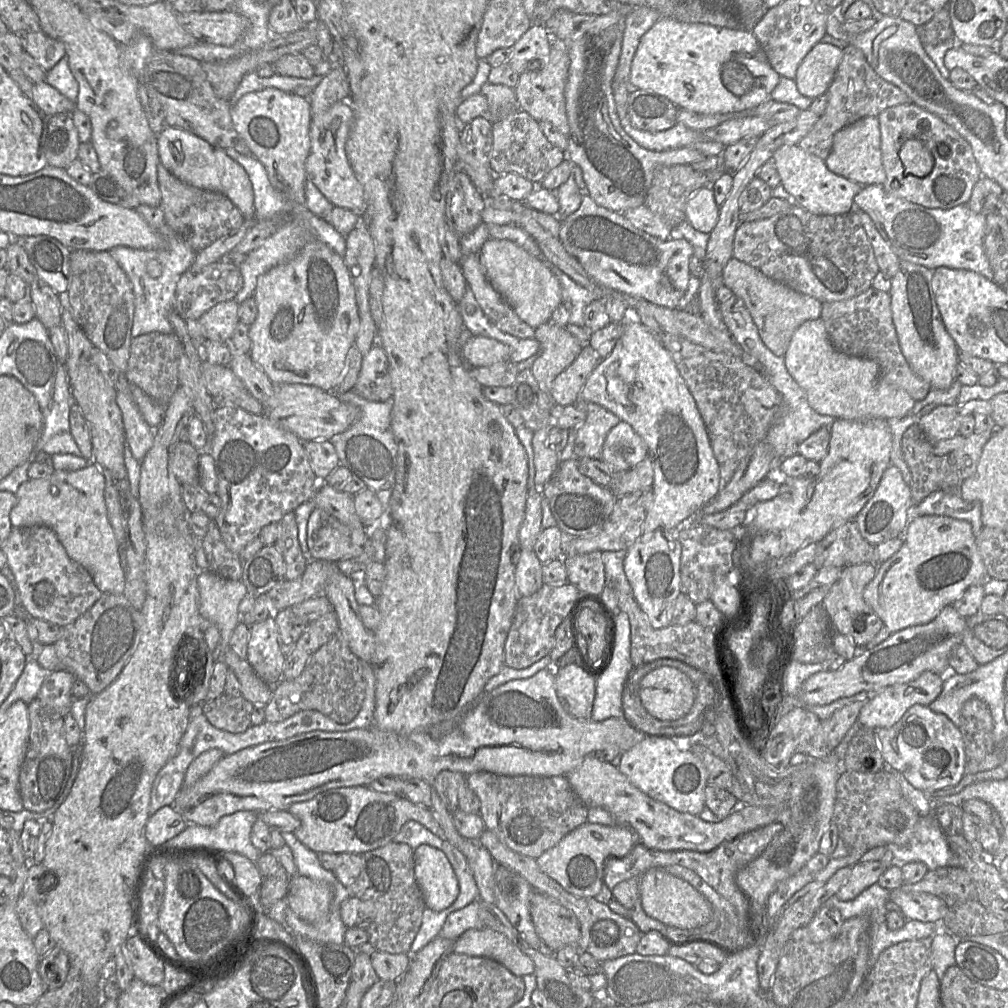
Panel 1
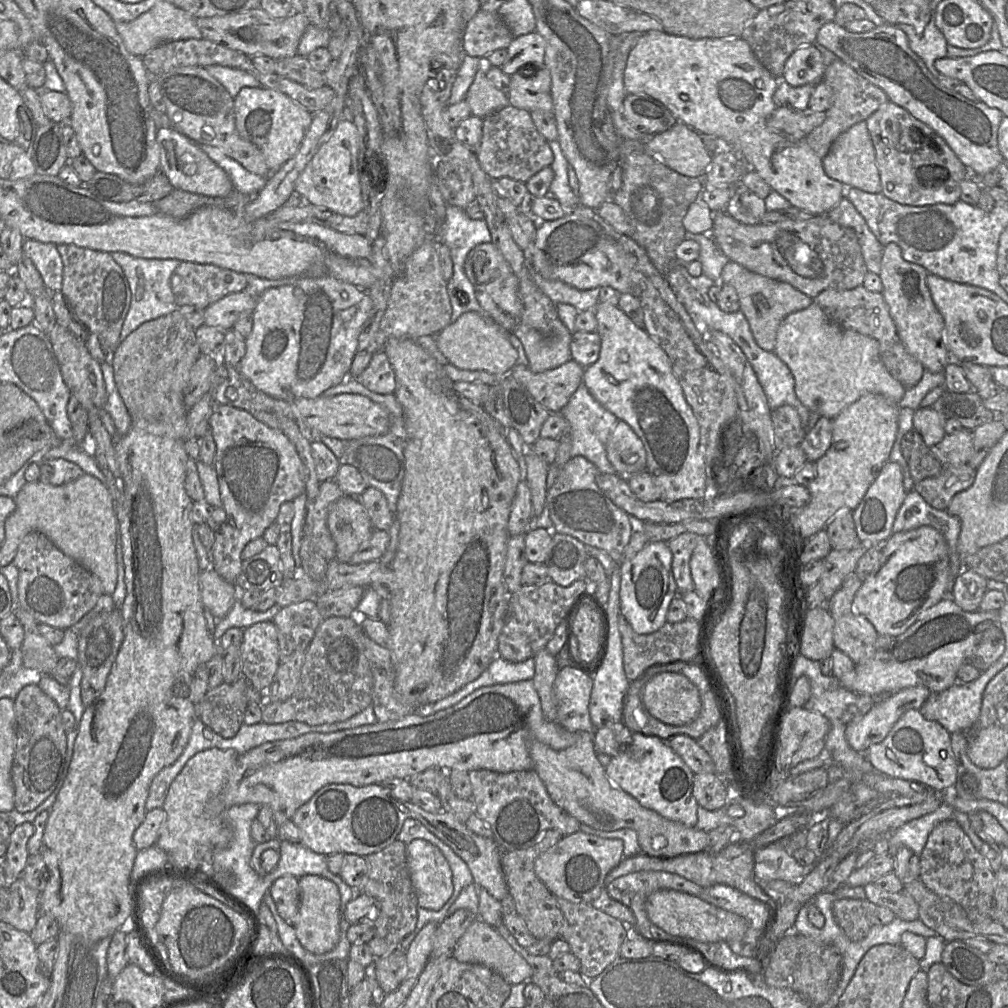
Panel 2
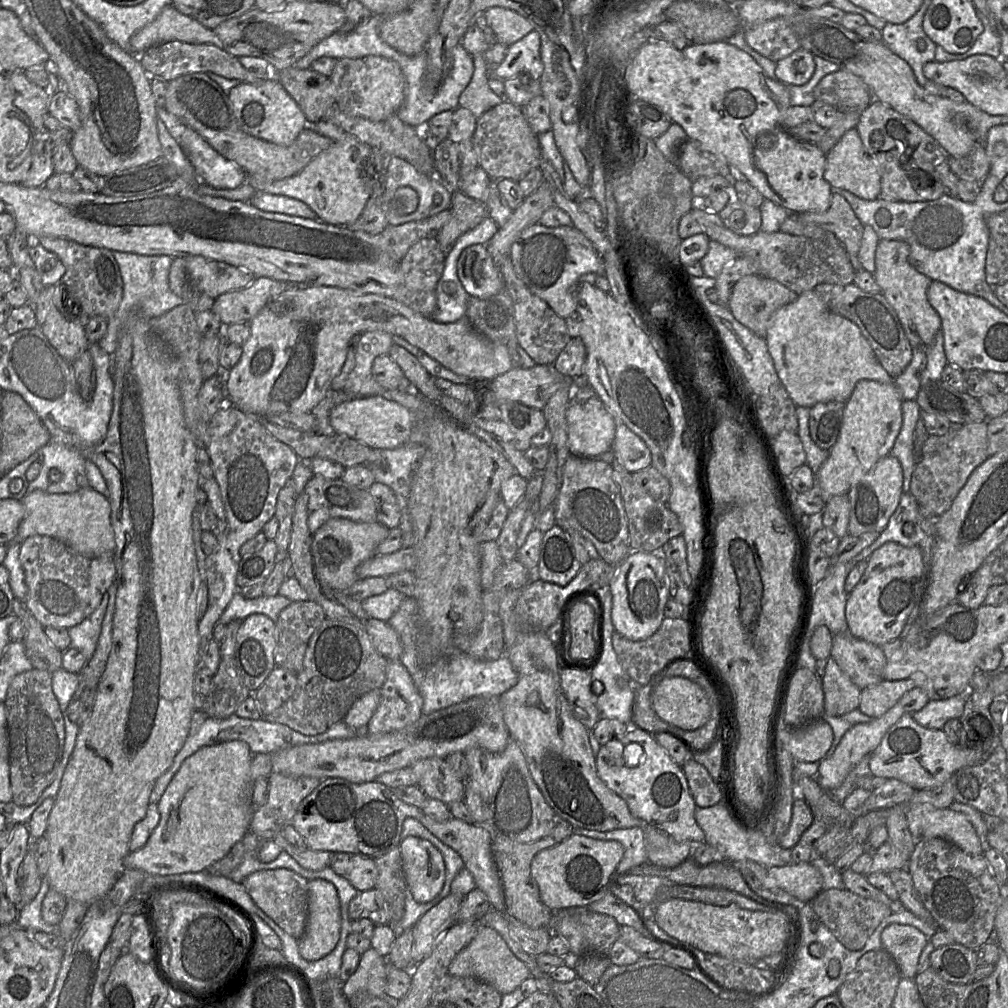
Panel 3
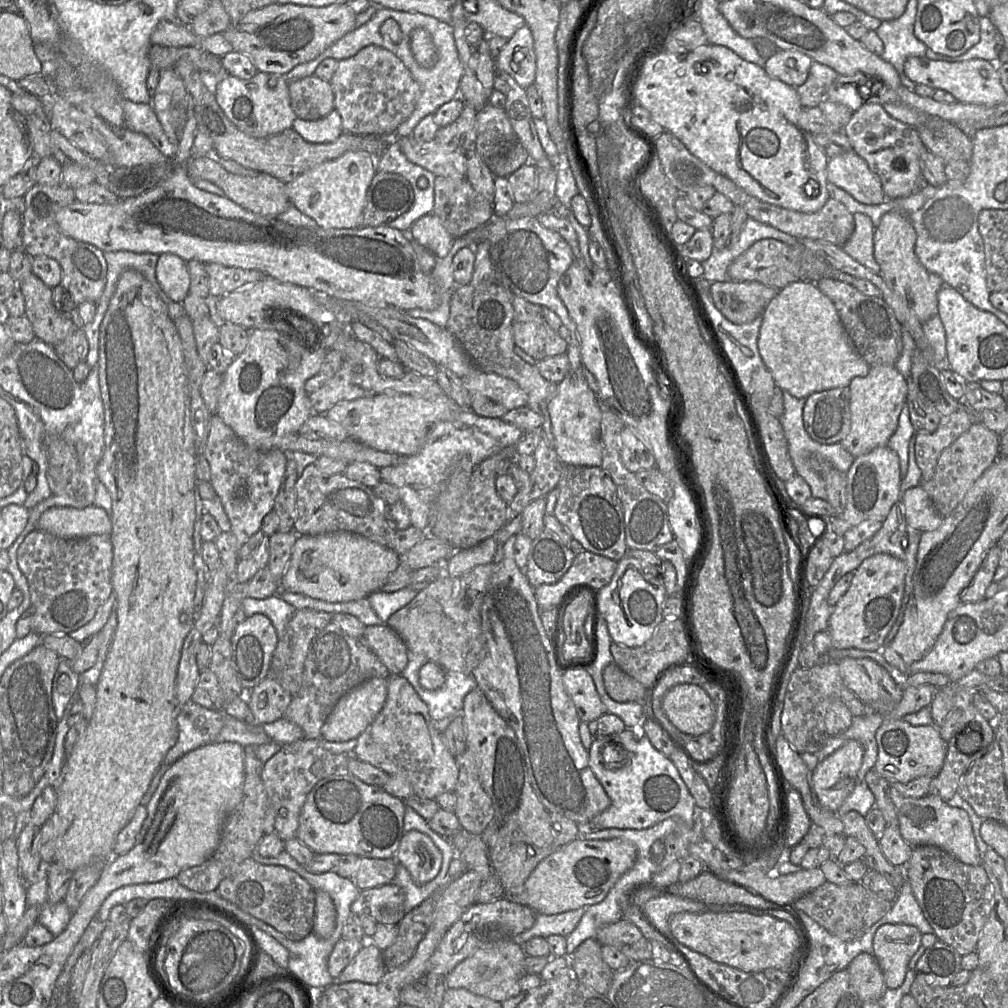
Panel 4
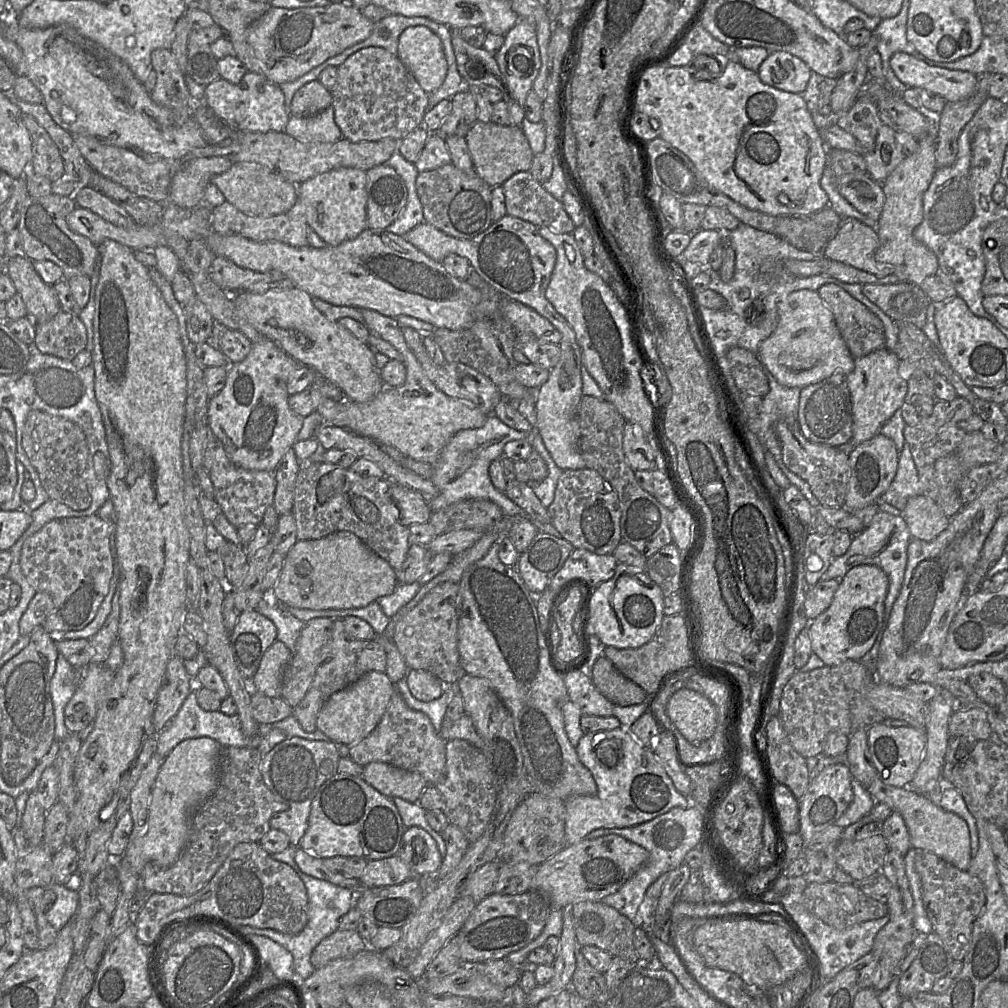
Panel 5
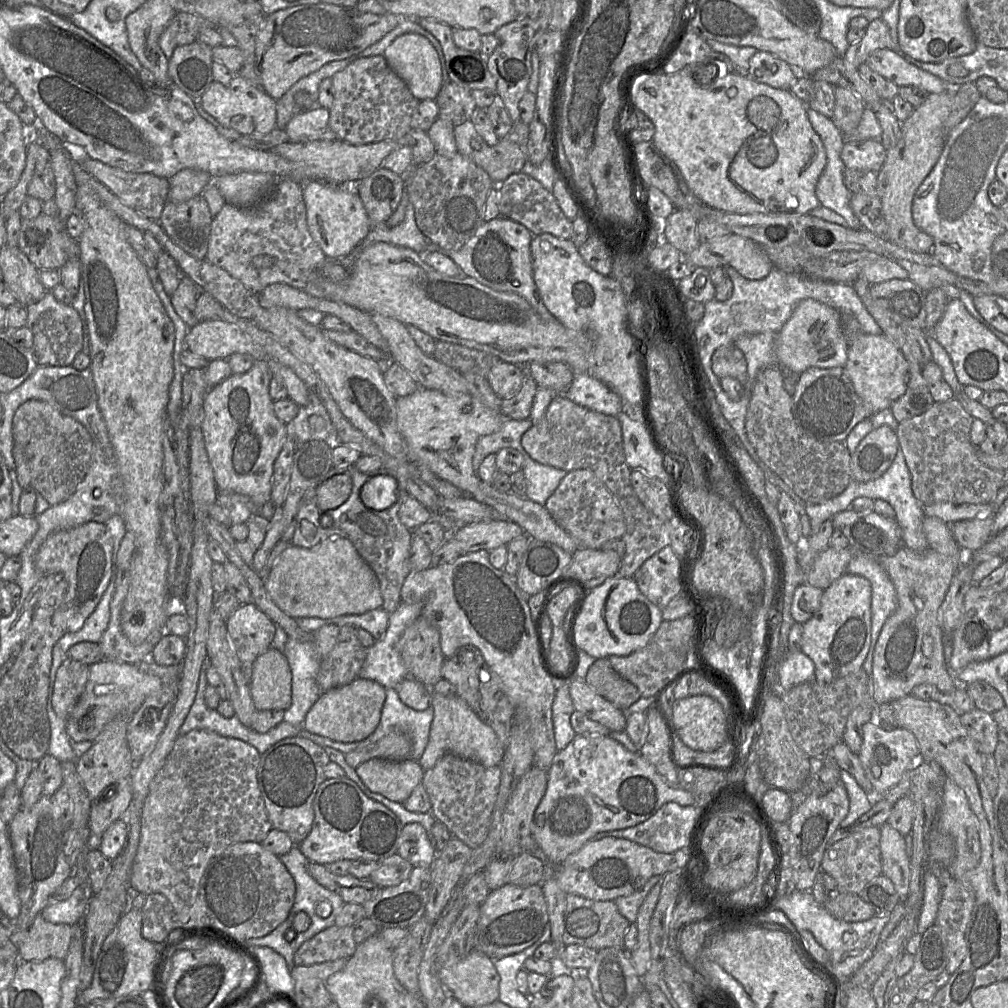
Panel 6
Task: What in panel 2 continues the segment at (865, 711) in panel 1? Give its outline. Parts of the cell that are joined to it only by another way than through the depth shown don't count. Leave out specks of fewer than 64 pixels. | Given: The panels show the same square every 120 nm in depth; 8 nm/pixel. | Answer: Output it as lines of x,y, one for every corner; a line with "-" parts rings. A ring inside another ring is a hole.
919,685
904,688
887,697
878,697
869,712
854,717
846,725
848,745
859,753
866,753
871,745
884,740
906,711
920,709
930,694
927,687

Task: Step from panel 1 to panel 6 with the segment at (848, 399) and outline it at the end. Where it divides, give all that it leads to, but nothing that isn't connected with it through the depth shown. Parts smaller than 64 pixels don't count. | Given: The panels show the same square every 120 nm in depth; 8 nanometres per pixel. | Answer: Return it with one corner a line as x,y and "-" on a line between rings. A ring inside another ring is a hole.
808,298
800,301
776,335
775,352
783,370
801,374
811,367
845,366
848,360
848,340
843,332
841,317
838,310
817,300

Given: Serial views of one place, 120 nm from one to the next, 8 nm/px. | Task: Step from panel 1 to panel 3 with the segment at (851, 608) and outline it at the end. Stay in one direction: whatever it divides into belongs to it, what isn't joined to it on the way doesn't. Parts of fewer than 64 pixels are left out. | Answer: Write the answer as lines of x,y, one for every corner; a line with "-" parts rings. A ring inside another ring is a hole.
850,632
833,635
830,657
836,661
840,669
861,690
869,686
874,686
883,680
883,670
887,664
887,658
881,647
856,638

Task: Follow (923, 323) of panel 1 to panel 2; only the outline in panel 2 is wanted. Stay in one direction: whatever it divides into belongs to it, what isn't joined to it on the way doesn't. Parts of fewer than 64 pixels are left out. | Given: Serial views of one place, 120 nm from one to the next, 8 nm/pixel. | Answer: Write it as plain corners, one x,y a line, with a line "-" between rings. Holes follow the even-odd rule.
889,243
884,246
878,274
883,284
882,295
896,325
898,336
907,351
919,360
925,369
934,373
944,372
951,357
946,343
944,319
927,286
927,270
904,260
901,248
896,243

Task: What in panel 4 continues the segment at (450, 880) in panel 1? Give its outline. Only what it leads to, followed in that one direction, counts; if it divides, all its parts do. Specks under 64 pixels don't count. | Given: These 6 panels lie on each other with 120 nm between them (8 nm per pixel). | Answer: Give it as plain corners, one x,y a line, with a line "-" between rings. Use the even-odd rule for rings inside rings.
418,830
403,834
395,859
408,870
417,884
433,880
442,865
442,853
439,848
428,835

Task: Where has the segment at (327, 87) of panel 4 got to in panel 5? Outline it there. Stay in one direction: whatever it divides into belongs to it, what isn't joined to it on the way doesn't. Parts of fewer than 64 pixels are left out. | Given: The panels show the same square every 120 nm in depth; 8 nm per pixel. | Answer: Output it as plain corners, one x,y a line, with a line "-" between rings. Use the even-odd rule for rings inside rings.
319,80
306,83
296,91
290,113
298,117
311,117
332,105
332,92

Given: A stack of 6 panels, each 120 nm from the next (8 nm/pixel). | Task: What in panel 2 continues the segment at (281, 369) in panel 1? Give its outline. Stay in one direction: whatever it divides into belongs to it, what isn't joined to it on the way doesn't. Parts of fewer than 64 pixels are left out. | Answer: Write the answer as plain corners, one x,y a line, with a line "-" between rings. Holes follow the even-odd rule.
329,275
300,277
290,285
269,288
257,299
252,330
245,338
246,352
237,369
256,389
272,398
289,403
299,398
316,398
348,377
359,334
372,308
366,290

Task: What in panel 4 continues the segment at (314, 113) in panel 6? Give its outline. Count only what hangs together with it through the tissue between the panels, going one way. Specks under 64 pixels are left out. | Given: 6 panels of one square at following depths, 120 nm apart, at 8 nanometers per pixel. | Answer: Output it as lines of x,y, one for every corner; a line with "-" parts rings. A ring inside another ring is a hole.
335,109
327,116
316,121
296,119
292,125
304,140
310,143
330,143
345,133
340,114

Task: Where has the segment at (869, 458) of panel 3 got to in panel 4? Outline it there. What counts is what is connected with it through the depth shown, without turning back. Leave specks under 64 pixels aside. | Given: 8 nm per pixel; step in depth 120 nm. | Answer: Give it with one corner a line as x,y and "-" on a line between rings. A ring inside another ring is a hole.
894,365
871,366
866,376
852,379
849,384
850,430
840,443
854,458
877,447
887,446
897,429
899,415
906,402
907,388
907,379

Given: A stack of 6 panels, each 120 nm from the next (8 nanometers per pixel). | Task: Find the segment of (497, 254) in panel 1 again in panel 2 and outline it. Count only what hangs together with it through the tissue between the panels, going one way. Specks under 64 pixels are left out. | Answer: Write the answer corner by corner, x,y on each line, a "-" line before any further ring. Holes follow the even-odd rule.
489,242
476,245
466,257
464,272
475,291
488,294
500,309
516,319
520,318
523,304
518,294
518,278
495,244

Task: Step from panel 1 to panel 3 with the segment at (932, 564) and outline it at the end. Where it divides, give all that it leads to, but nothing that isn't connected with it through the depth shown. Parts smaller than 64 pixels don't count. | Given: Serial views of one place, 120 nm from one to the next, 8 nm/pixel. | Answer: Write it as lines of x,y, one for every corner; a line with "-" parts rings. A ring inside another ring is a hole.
886,542
868,558
868,565
858,584
848,594
845,618
850,633
878,646
898,638
907,619
915,607
919,607
928,581
928,566
923,561
922,550
918,546
906,547
896,542

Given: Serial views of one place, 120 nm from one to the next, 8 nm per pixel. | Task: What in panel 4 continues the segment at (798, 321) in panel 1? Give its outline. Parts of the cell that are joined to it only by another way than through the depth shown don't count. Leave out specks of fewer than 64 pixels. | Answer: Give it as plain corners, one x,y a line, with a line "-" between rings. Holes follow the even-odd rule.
756,281
714,282
710,287
716,308
734,324
754,321
778,292
776,288

